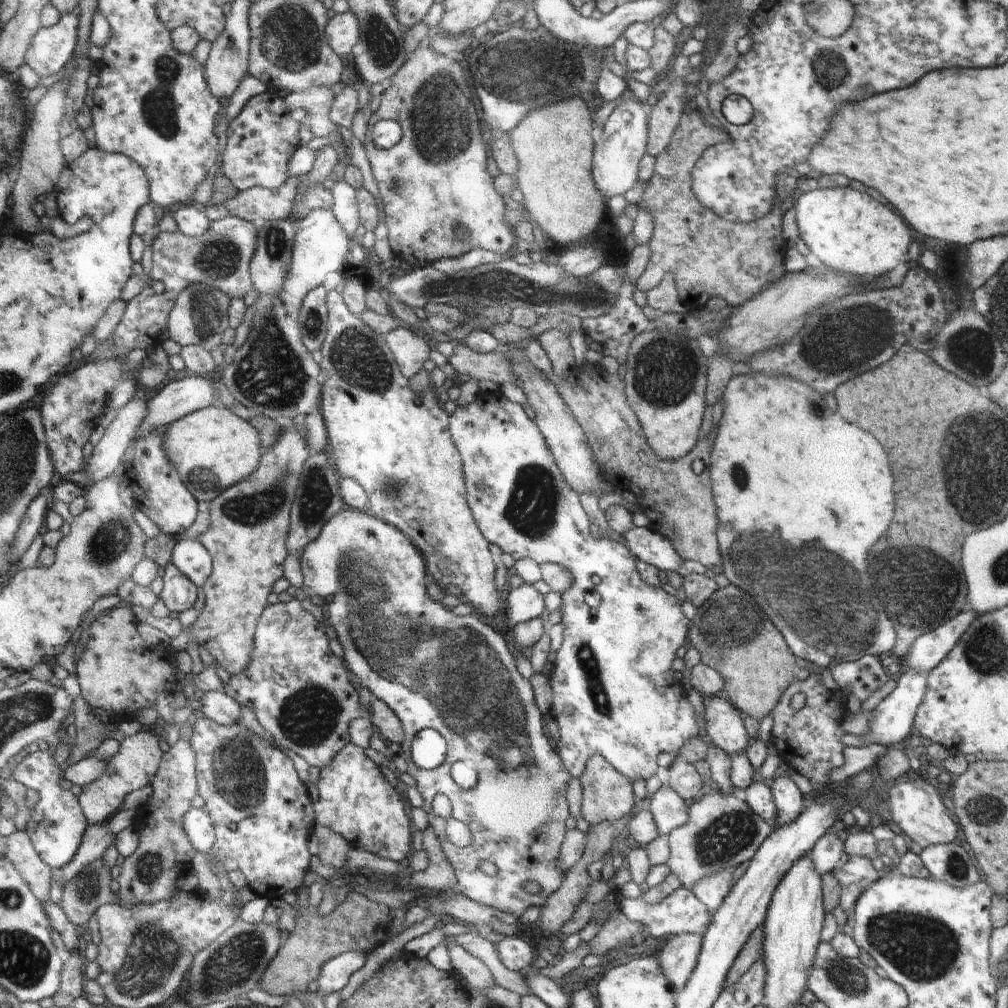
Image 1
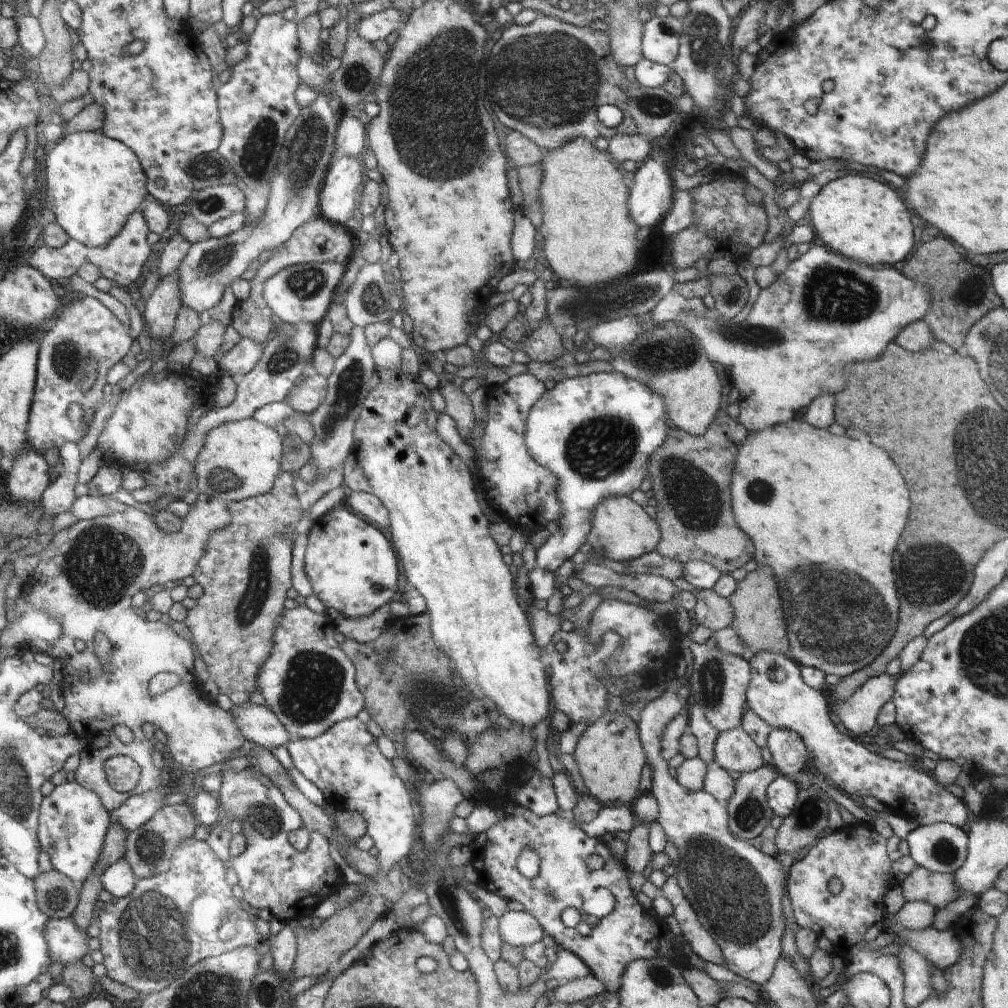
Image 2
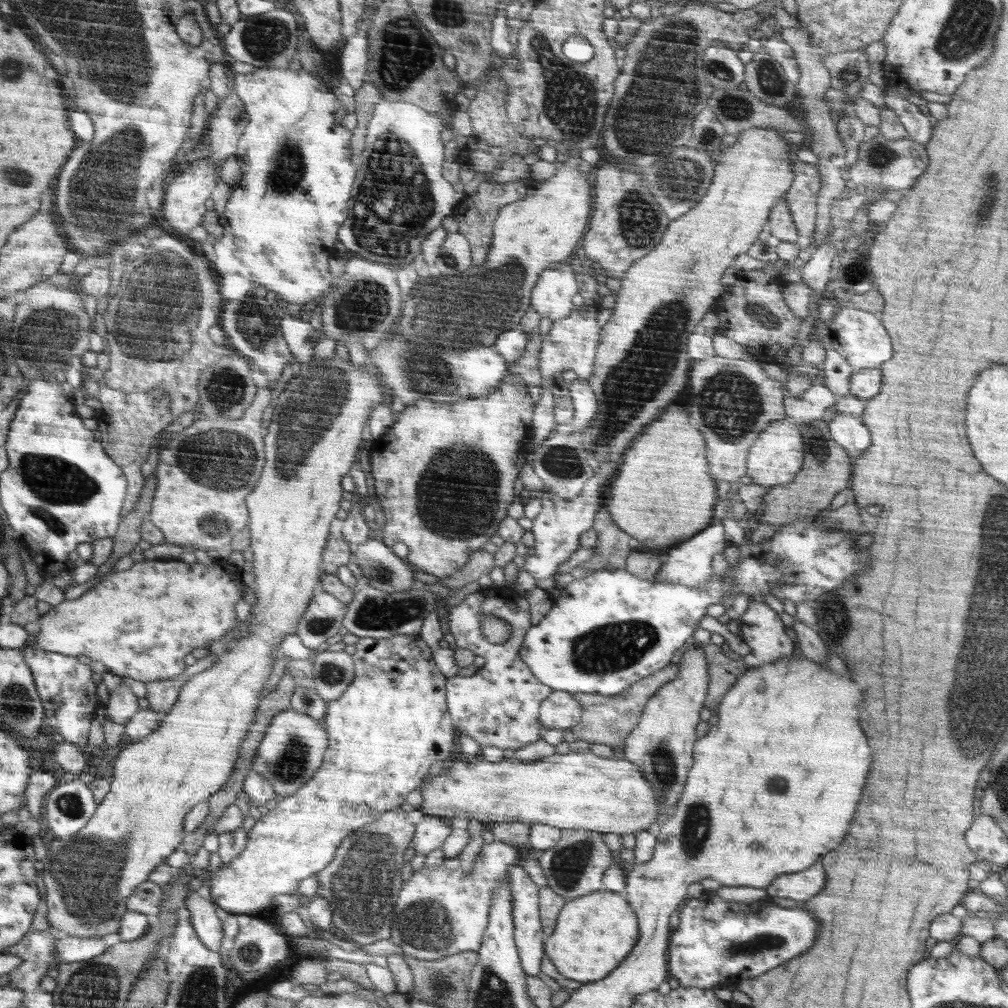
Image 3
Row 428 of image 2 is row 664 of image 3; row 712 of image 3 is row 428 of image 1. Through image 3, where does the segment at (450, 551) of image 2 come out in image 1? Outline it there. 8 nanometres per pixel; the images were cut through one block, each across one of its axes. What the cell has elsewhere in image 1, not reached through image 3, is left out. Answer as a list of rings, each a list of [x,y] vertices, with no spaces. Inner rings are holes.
[[[329,289],[326,295],[327,302],[327,333],[322,343],[322,346],[318,350],[320,356],[319,367],[322,368],[322,400],[321,400],[321,413],[327,428],[328,450],[339,474],[340,478],[348,477],[360,483],[360,486],[366,491],[368,497],[367,510],[377,516],[380,520],[386,521],[388,524],[394,525],[397,529],[401,529],[403,533],[413,544],[417,546],[423,552],[423,559],[425,560],[425,567],[430,568],[430,574],[434,576],[434,580],[442,586],[458,586],[460,592],[466,596],[468,603],[474,606],[475,614],[483,613],[486,616],[500,617],[498,616],[498,610],[500,610],[500,590],[496,592],[496,586],[494,586],[494,560],[492,560],[492,554],[488,550],[488,542],[486,542],[485,535],[481,532],[480,526],[477,524],[476,518],[472,518],[473,514],[470,514],[469,504],[466,504],[466,495],[468,494],[465,489],[465,474],[462,474],[462,467],[464,461],[460,460],[459,450],[456,450],[457,445],[452,442],[453,438],[450,438],[450,432],[448,432],[448,416],[446,412],[438,406],[438,400],[436,396],[432,394],[430,386],[422,394],[414,394],[410,390],[410,384],[408,380],[404,378],[404,374],[401,372],[399,364],[395,360],[392,350],[390,350],[388,342],[385,337],[374,331],[372,327],[366,324],[360,316],[354,315],[348,305],[345,303],[344,297],[338,293],[335,289]]]

